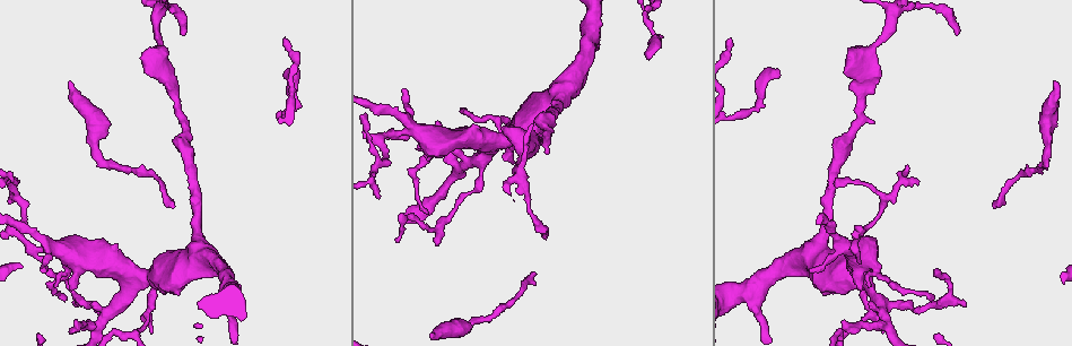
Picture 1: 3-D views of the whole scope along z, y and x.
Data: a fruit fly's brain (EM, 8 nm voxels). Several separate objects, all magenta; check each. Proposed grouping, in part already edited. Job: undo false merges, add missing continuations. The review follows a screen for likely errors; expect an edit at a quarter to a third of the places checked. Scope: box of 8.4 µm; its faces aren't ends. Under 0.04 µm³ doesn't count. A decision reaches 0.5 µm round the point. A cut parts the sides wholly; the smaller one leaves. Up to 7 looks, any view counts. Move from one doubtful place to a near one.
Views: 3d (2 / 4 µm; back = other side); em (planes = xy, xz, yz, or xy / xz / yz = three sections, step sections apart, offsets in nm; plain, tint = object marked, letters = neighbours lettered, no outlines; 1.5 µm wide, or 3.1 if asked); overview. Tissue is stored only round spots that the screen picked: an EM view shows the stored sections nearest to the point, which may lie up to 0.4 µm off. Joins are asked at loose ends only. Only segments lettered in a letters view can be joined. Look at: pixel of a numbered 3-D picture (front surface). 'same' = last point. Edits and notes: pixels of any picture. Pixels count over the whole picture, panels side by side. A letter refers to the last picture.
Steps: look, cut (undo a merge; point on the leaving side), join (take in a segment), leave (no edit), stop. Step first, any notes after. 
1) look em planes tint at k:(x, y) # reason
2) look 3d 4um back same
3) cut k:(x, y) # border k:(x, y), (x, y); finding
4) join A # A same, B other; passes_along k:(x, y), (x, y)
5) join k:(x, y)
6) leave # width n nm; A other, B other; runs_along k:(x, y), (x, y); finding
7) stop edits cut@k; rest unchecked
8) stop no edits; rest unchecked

look em planes letters at 1:(379, 197) # branch stops here

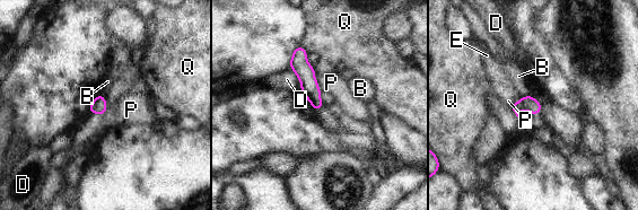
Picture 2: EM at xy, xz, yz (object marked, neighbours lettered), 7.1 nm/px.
leave # width 110 nm; longest_contact D 190 nm; B other, D other, E other, P other, Q other; no lettered segment goes on from it

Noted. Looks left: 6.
look 3d 4um at 1:(993, 207) # tapers out

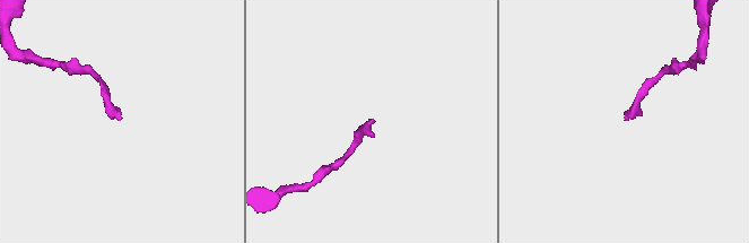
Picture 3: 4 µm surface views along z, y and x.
look em planes letters at 3:(373, 120)

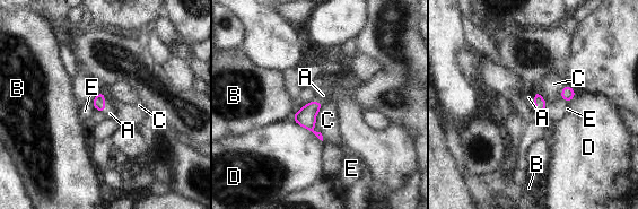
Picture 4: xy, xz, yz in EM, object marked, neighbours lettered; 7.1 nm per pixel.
join A # A same, B other, C other, D other, E other; passes_along 4:(98, 103), (105, 104), (110, 113); the neuron continues

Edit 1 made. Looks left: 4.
look em planes tint at 1:(431, 337) # branch stops here

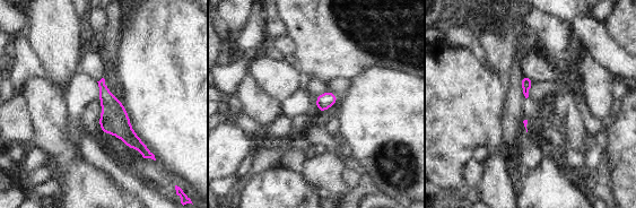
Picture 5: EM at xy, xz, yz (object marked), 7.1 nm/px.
look em planes letters same # see the neighbours

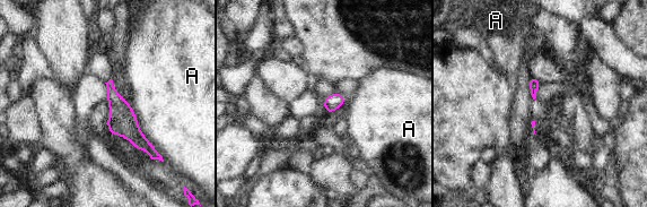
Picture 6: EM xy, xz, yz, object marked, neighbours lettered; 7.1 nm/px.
leave # A other; border 6:(128, 102), (140, 131), (164, 160); no lettered segment goes on from it

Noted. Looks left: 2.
stop edits join@4; rest unchecked

